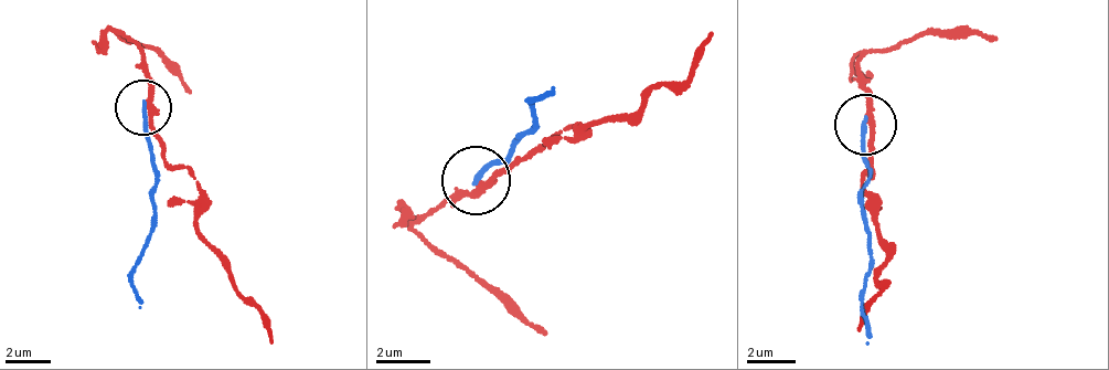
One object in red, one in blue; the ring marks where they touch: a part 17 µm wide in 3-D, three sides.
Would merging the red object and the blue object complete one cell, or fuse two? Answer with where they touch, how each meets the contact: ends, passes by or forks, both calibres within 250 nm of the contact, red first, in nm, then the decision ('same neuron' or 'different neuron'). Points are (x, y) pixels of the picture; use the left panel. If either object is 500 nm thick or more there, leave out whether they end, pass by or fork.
(144, 107) | red passes by | blue ends | 190/180 nm | different neuron

